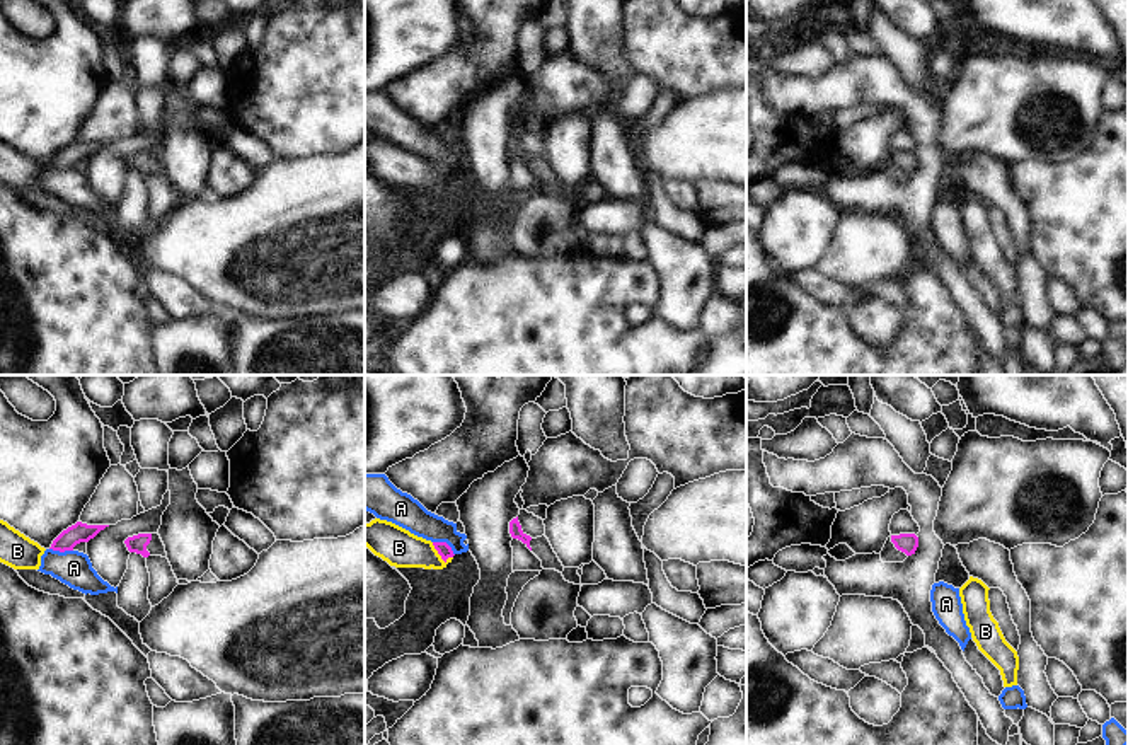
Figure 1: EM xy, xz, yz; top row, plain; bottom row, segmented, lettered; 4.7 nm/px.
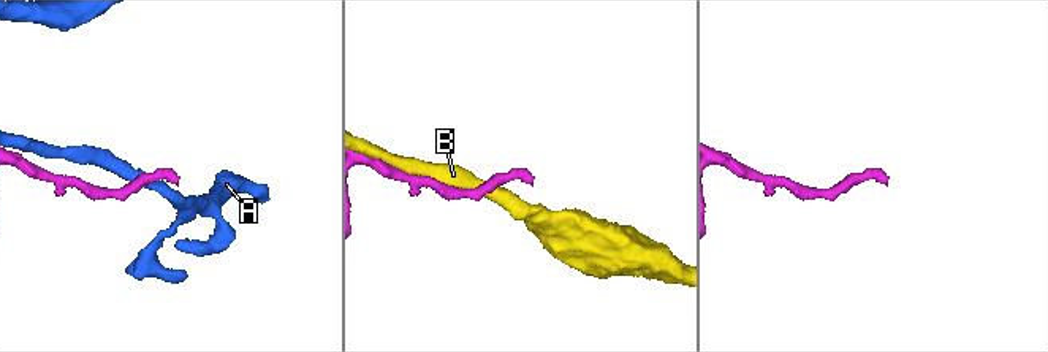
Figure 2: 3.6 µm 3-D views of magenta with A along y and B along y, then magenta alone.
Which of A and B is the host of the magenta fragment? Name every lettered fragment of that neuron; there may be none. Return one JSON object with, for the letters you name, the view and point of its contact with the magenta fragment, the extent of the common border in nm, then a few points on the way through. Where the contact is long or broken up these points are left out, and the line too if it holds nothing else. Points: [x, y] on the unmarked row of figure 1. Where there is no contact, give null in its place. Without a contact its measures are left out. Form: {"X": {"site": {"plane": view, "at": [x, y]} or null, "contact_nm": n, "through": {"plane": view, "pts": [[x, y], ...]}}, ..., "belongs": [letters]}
{"belongs": []}

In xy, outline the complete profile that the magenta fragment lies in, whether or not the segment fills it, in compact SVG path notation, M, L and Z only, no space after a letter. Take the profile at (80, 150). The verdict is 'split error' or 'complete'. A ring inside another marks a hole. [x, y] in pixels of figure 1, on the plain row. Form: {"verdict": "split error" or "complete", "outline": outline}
{"verdict": "complete", "outline": "M77 140L75 143L63 148L51 162L49 167L53 169L73 169L73 165L80 160L89 160L94 157L101 148L104 148L109 143L87 143L82 140Z"}

